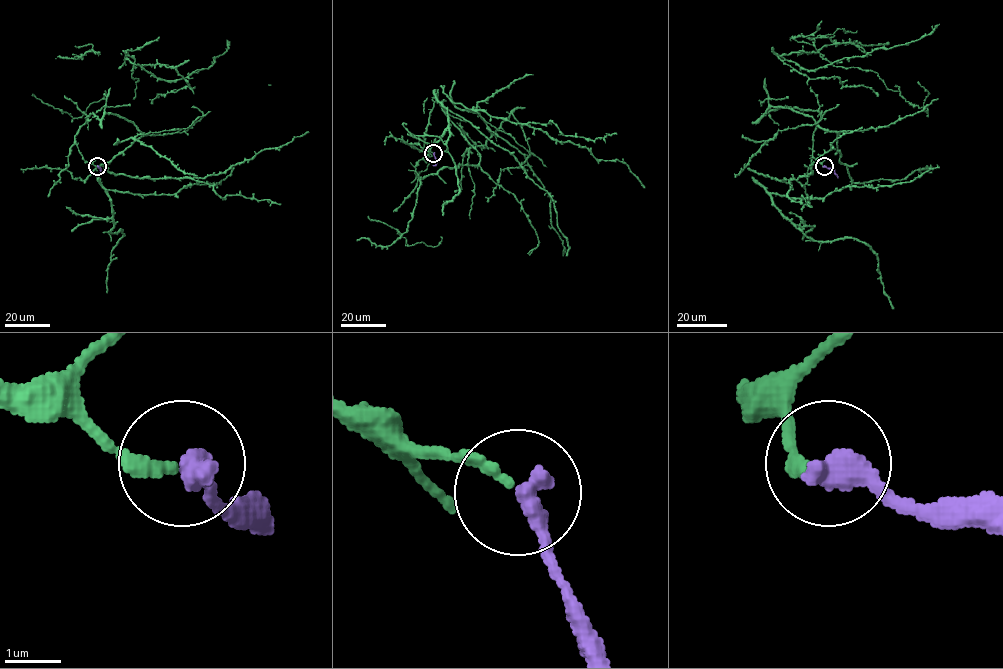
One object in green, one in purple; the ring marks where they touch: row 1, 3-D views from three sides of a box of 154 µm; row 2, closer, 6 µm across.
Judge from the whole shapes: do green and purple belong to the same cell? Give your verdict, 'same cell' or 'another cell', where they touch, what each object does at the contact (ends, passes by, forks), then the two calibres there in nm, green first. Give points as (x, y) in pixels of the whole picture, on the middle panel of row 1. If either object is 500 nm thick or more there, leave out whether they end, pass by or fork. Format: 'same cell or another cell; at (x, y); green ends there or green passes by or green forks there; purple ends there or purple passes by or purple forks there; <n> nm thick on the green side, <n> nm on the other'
same cell; at (433, 153); green ends there; purple ends there; 200 nm thick on the green side, 460 nm on the other

